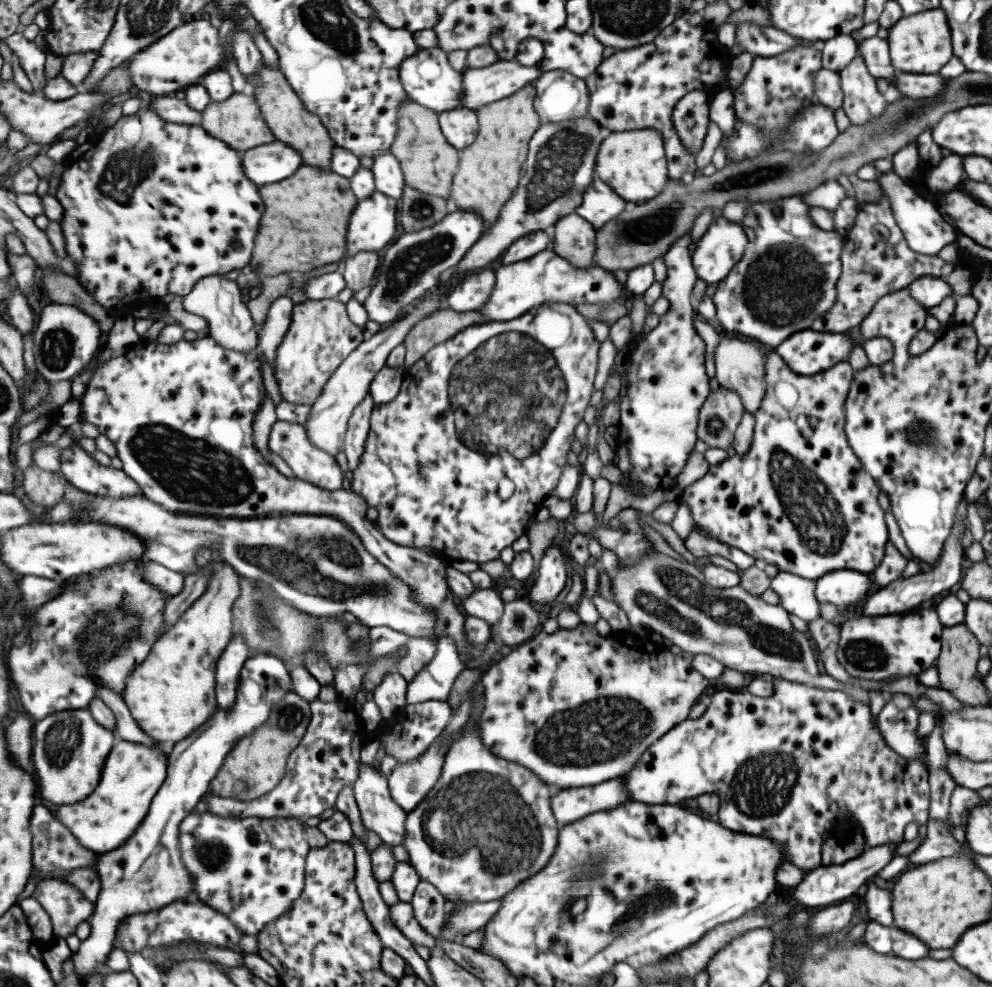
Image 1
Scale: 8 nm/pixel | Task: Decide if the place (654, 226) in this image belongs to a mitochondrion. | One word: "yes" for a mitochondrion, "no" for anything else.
yes

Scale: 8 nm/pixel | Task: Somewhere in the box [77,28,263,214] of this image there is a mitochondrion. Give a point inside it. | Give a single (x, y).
(125, 170)

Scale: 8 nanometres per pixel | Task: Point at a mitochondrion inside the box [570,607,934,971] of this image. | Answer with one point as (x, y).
(753, 783)

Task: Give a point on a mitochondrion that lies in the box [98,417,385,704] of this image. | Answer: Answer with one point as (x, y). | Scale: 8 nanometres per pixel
(190, 470)

